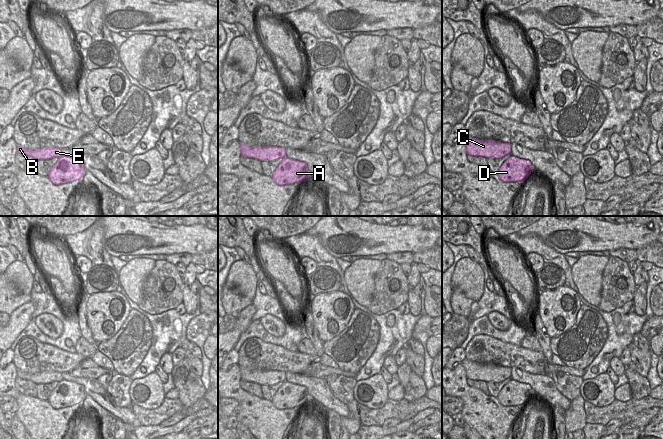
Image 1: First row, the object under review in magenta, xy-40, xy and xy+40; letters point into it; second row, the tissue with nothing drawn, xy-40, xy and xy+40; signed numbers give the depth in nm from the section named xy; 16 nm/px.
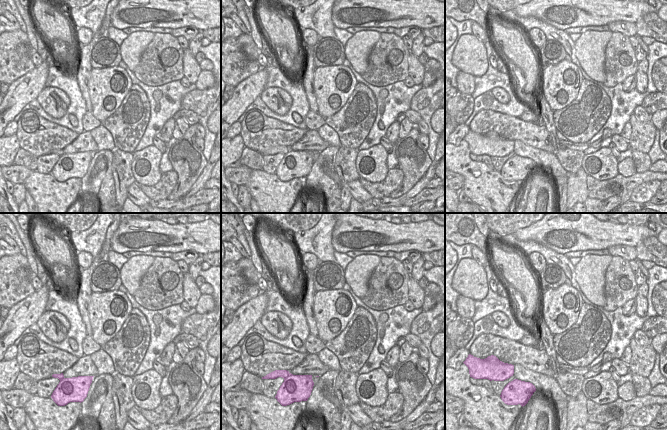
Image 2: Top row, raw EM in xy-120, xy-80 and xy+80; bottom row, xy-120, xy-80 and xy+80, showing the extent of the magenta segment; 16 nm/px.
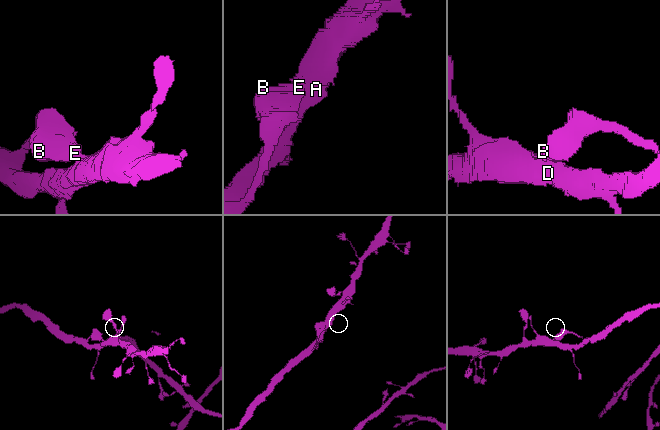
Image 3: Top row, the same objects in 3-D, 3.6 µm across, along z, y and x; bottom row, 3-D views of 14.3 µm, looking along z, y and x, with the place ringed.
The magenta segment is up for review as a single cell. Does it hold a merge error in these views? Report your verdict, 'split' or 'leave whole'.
leave whole

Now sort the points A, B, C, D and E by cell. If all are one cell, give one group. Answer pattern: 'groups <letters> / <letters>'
groups A B C D E

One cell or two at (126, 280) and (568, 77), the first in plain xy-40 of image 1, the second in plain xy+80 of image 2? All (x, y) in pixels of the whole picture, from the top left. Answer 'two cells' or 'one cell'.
two cells

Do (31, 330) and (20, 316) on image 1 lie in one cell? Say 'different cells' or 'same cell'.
different cells

